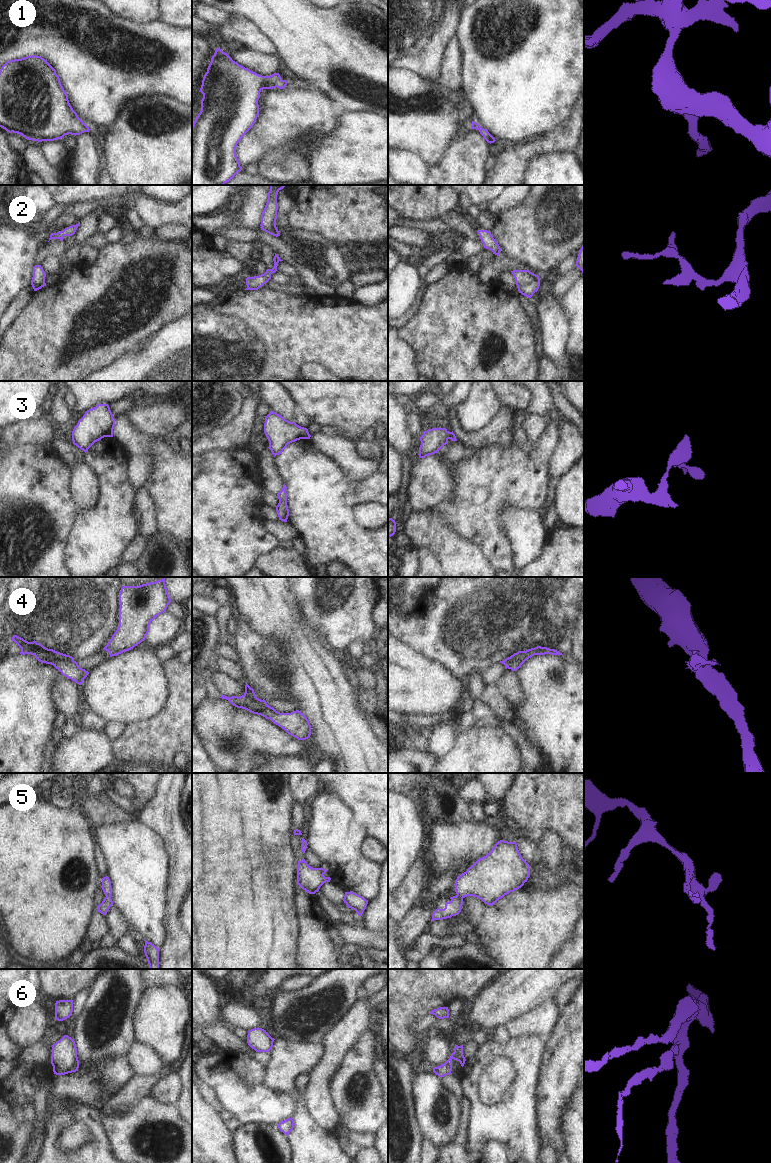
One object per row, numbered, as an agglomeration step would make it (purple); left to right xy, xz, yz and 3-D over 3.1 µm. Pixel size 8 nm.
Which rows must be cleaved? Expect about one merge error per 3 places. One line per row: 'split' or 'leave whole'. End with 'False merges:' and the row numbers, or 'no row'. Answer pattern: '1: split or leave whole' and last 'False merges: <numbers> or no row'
1: leave whole
2: leave whole
3: leave whole
4: split
5: leave whole
6: leave whole
False merges: 4

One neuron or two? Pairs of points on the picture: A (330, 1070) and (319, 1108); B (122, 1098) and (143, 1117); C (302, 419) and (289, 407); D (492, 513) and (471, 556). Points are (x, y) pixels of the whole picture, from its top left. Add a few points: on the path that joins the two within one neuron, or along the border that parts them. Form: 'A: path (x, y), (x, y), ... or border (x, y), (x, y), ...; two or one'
A: path (321, 1079), (319, 1099); one
B: border (148, 1095), (122, 1112), (109, 1115); two
C: border (299, 410), (293, 421); two
D: border (455, 536), (473, 543), (489, 562), (490, 566); two

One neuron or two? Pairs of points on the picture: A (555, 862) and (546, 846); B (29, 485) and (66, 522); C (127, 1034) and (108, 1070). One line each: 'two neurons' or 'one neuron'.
A: one neuron
B: one neuron
C: two neurons

